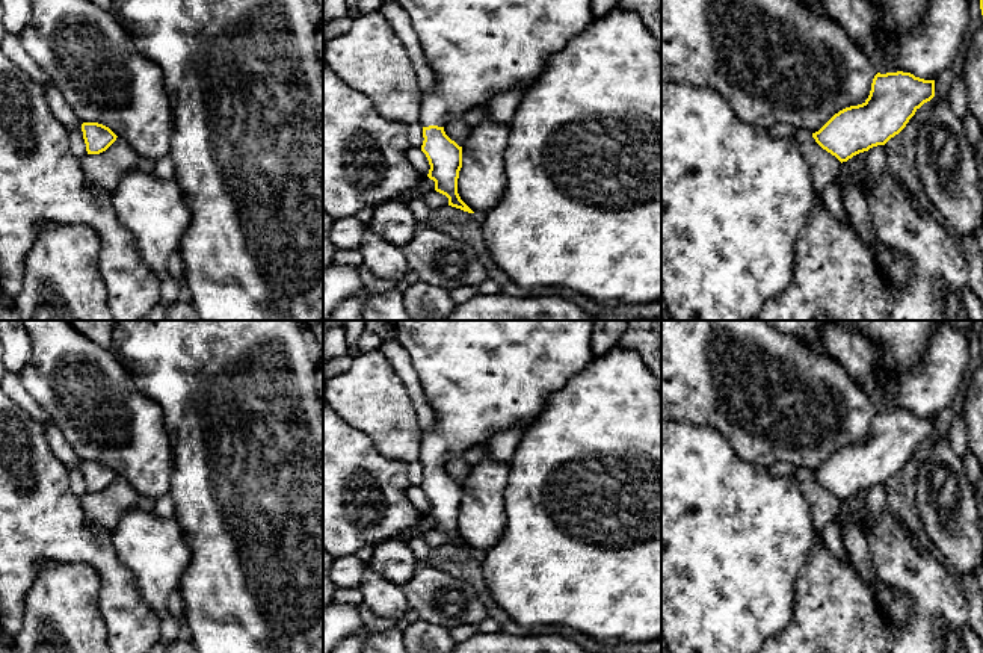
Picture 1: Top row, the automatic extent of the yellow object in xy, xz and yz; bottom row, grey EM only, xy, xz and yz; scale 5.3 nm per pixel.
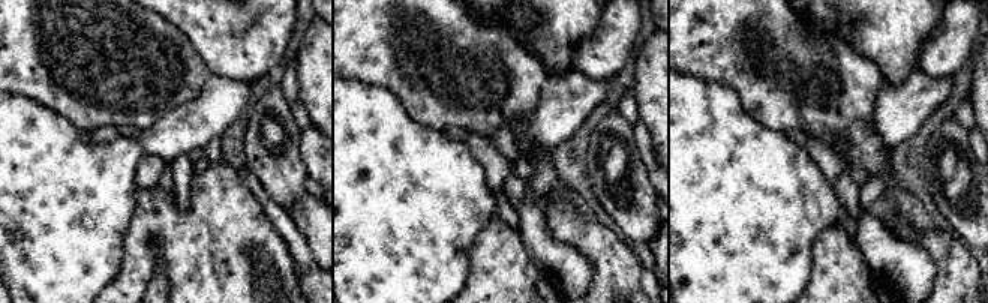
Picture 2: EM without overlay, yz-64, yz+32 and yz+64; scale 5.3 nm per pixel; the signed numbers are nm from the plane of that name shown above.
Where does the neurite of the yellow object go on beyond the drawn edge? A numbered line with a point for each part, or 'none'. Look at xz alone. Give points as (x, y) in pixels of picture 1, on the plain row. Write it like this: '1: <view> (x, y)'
1: xz (480, 378)

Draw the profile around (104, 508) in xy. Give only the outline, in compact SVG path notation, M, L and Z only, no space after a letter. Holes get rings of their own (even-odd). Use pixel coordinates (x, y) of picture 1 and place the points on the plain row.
M121 476L100 493L88 493L80 497L82 508L92 523L107 531L115 531L121 515L137 505L139 494Z

